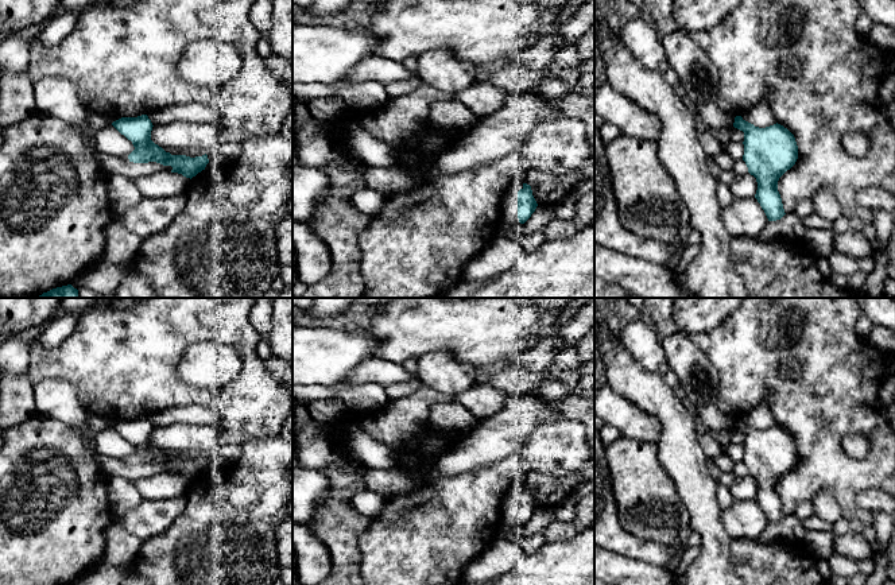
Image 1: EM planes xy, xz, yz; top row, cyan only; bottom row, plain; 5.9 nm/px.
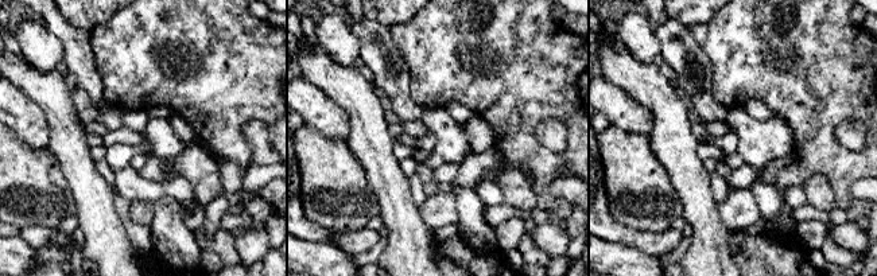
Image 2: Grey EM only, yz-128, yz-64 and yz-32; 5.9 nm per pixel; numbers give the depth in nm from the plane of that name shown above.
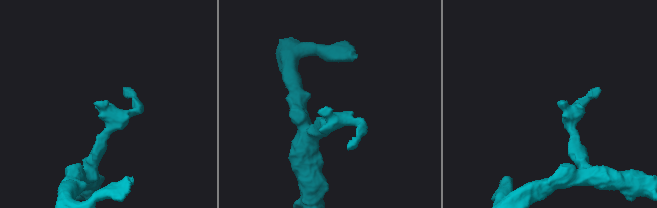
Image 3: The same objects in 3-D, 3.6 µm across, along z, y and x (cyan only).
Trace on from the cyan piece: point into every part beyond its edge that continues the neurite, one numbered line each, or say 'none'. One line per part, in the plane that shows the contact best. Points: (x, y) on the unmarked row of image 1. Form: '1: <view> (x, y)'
1: xz (510, 511)

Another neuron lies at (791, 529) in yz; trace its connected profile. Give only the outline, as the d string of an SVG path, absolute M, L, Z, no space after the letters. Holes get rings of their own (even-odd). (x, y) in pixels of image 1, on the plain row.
M786 515L780 522L768 523L763 534L758 538L759 542L770 542L783 539L794 543L802 543L809 534L803 522L795 515Z

